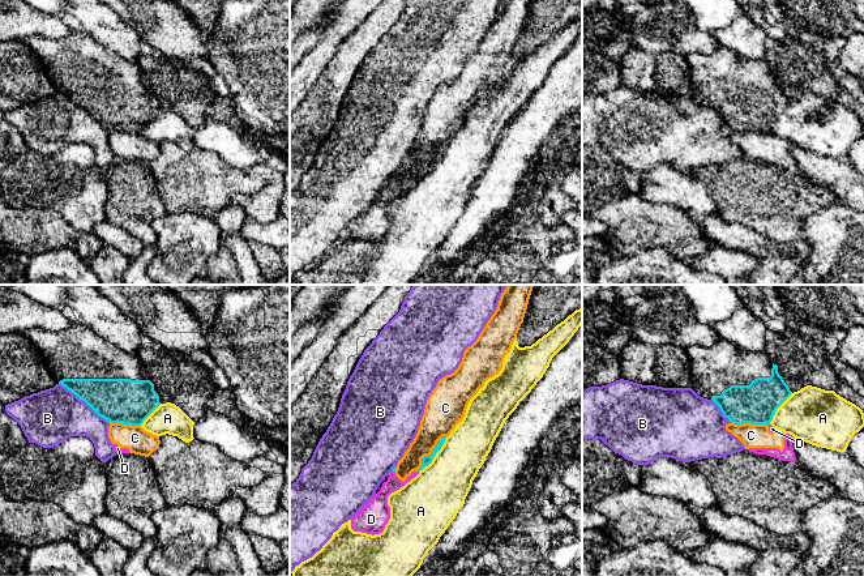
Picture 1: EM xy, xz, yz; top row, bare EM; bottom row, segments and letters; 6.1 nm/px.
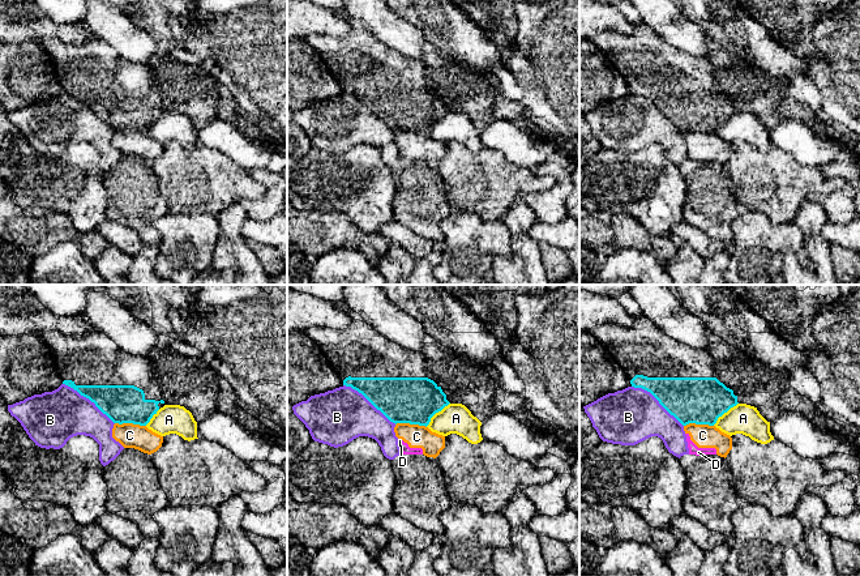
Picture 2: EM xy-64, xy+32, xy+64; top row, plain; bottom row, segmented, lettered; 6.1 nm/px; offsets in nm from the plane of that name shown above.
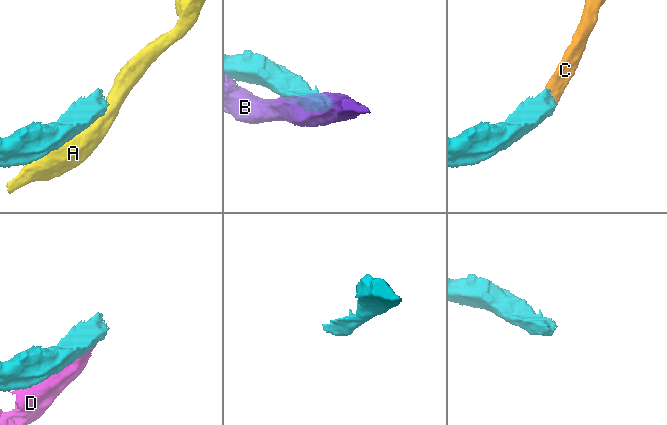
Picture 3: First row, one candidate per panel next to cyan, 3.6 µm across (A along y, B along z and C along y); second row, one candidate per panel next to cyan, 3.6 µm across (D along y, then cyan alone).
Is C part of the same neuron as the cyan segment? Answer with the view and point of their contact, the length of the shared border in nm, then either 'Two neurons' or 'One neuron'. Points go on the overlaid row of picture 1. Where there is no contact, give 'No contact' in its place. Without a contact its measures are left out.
Touches cyan at xz (431, 453). Shared border 300 nm. Two neurons

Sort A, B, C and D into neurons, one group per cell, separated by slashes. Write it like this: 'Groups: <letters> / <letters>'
Groups: A / B / C D

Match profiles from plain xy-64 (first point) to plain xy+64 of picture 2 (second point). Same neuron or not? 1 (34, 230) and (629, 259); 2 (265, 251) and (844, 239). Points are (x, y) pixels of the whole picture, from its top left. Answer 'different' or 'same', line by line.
1: different
2: different

